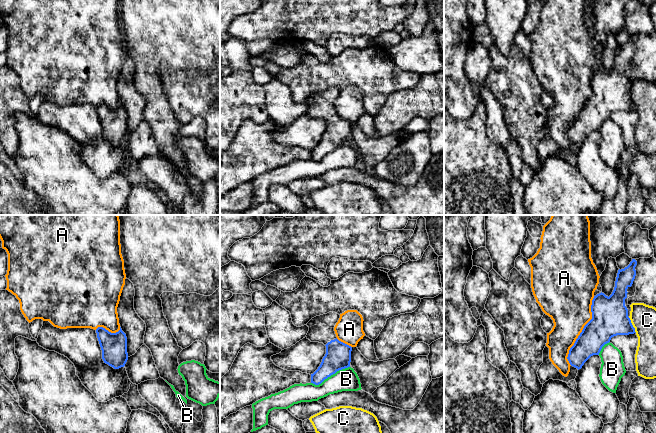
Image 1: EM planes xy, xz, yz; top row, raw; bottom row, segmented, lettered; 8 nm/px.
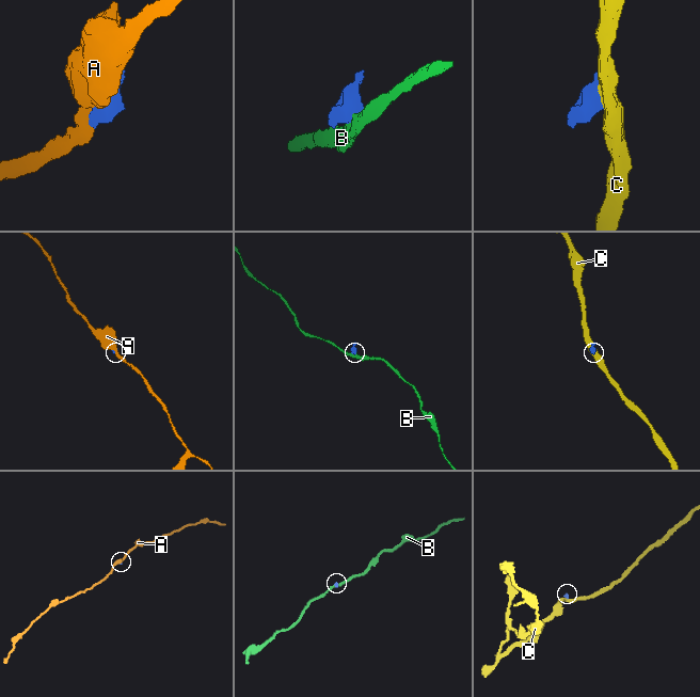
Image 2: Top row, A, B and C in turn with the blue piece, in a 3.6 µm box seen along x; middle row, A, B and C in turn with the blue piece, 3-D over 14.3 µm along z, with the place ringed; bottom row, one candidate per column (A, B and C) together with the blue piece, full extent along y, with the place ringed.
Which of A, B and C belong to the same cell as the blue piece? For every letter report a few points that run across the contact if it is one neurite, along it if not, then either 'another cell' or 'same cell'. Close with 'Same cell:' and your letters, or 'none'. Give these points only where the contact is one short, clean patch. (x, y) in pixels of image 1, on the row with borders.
A: another cell
B: xz (349, 366), (337, 370), (318, 384), (311, 383) | another cell
C: another cell
Same cell: none

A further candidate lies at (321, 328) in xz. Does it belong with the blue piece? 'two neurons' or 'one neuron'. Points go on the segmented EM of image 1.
one neuron

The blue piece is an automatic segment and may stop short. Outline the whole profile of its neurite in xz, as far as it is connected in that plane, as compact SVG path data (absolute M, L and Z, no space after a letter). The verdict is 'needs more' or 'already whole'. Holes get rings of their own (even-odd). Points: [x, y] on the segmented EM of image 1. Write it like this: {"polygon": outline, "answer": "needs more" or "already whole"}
{"polygon": "M329 312L312 318L306 324L309 327L307 339L326 346L320 366L311 374L311 383L315 385L321 384L337 371L350 367L352 347L339 341L334 331L339 318L339 314Z", "answer": "needs more"}

